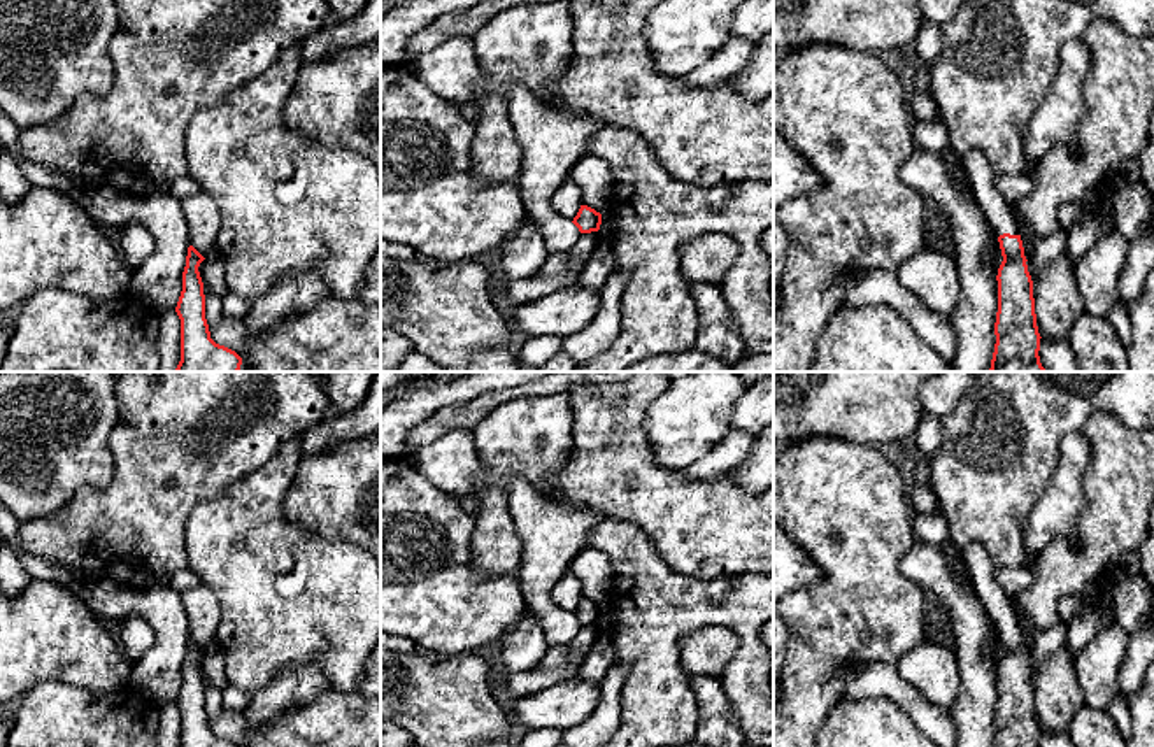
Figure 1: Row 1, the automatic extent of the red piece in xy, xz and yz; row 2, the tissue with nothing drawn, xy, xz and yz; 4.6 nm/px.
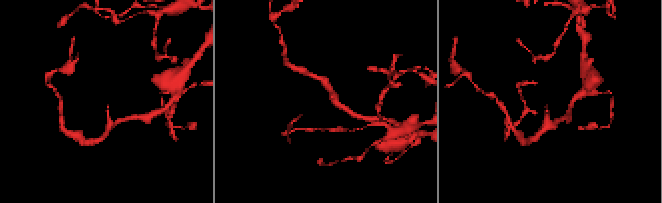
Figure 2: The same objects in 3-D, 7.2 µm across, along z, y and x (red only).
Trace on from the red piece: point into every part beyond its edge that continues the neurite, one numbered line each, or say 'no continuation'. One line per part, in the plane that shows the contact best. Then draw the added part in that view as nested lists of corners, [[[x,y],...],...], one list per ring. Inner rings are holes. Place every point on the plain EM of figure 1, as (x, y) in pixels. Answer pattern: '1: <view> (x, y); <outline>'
1: yz (983, 572); [[[972,544],[965,552],[965,566],[972,584],[984,603],[994,628],[1019,628],[1010,594],[996,580],[996,566],[980,544]]]

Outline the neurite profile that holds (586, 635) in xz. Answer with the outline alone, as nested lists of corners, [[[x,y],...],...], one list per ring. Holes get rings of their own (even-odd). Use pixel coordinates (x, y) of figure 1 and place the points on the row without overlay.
[[[600,624],[581,626],[568,647],[575,654],[586,656],[596,642],[596,638],[602,635],[602,631],[603,628]]]

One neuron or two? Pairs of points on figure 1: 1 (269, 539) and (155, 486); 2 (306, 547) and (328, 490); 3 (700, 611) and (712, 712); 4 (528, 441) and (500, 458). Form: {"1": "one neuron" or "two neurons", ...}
{"1": "two neurons", "2": "two neurons", "3": "two neurons", "4": "one neuron"}

